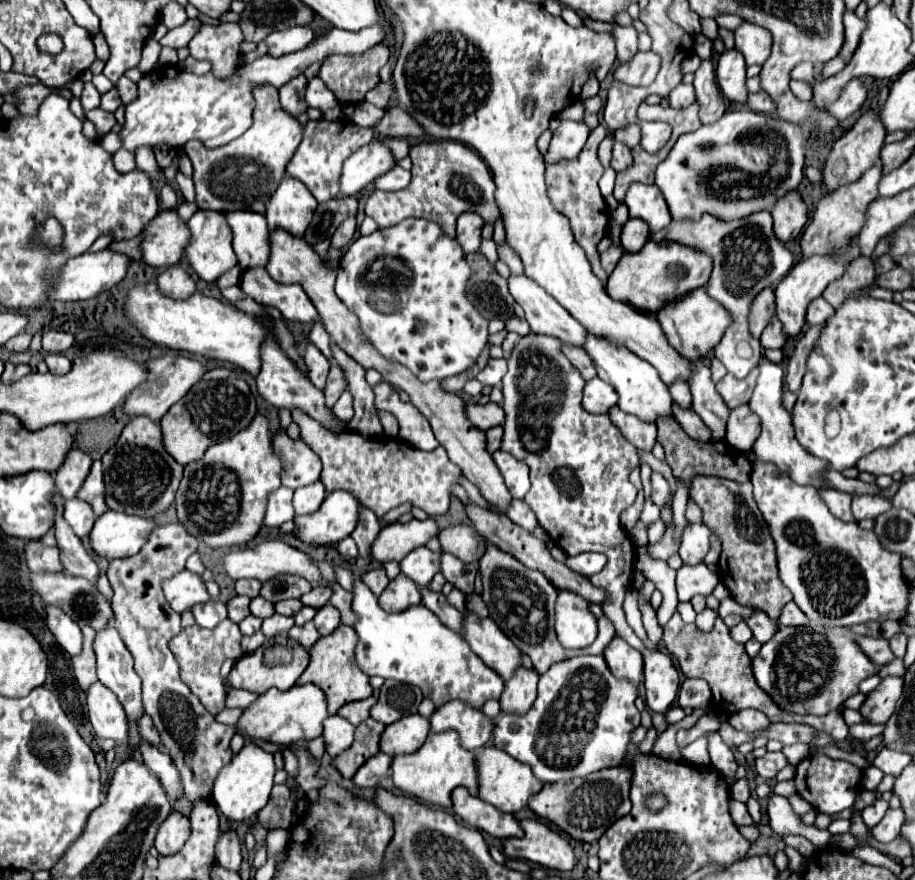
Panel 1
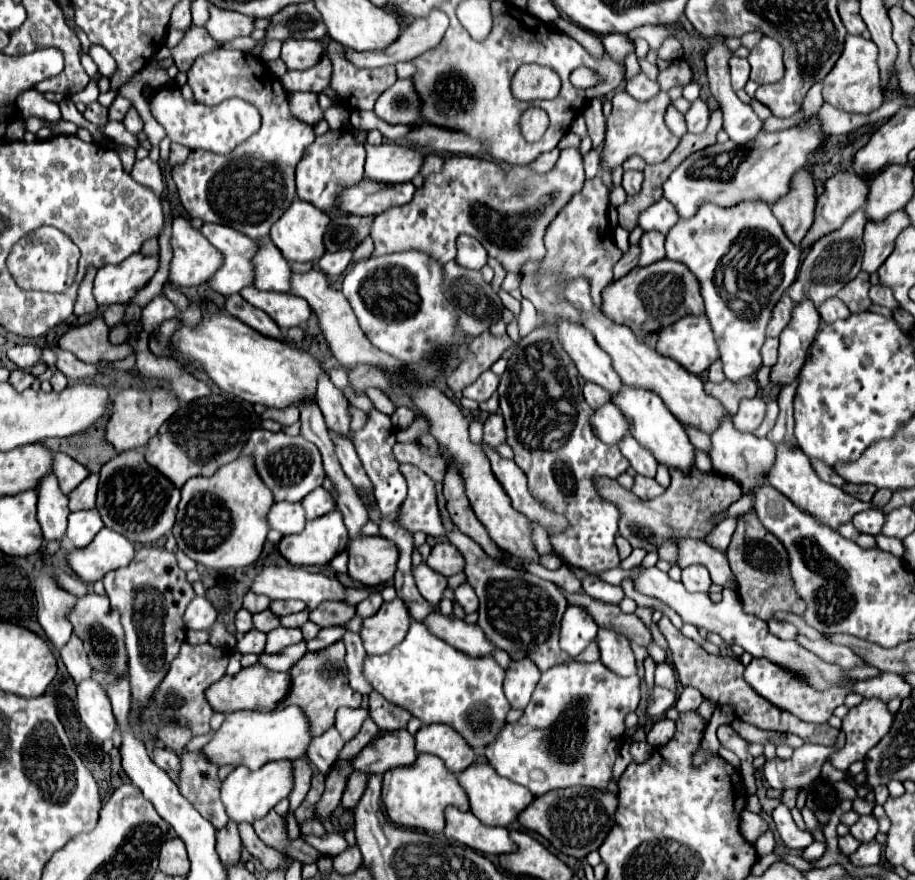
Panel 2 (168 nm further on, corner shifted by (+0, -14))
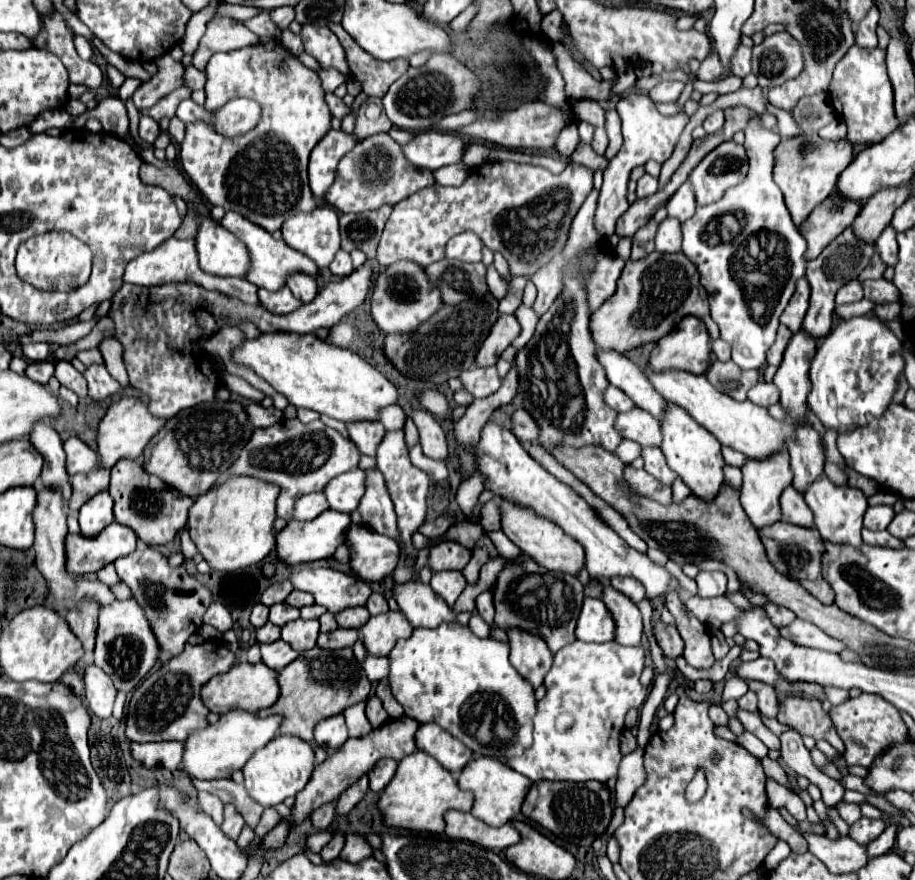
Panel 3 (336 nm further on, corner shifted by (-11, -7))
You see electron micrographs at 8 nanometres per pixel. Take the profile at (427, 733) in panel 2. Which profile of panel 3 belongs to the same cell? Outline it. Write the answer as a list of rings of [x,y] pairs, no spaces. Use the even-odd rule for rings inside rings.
[[[426,723],[420,725],[416,731],[416,747],[430,757],[434,757],[444,769],[450,773],[460,773],[462,767],[472,759],[470,749],[462,745],[456,737],[450,737],[450,733],[444,733],[440,725]]]

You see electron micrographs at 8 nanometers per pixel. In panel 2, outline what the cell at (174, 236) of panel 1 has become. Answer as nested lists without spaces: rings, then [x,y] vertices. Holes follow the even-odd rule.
[[[181,216],[173,220],[171,248],[173,258],[167,282],[173,286],[199,286],[207,282],[207,276],[211,276],[223,262],[219,250],[215,250],[215,246],[211,246],[209,240]]]

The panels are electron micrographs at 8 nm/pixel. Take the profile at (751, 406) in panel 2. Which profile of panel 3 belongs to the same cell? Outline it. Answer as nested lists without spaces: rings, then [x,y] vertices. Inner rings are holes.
[[[760,379],[750,391],[748,391],[748,399],[756,405],[768,407],[772,403],[778,403],[778,389],[774,383],[766,383],[764,379]]]

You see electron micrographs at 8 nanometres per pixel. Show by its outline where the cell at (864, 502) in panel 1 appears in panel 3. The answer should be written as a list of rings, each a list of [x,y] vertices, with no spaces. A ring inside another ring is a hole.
[[[890,505],[868,507],[868,511],[864,515],[864,527],[868,531],[882,531],[890,525],[892,519],[894,519],[894,509]]]

